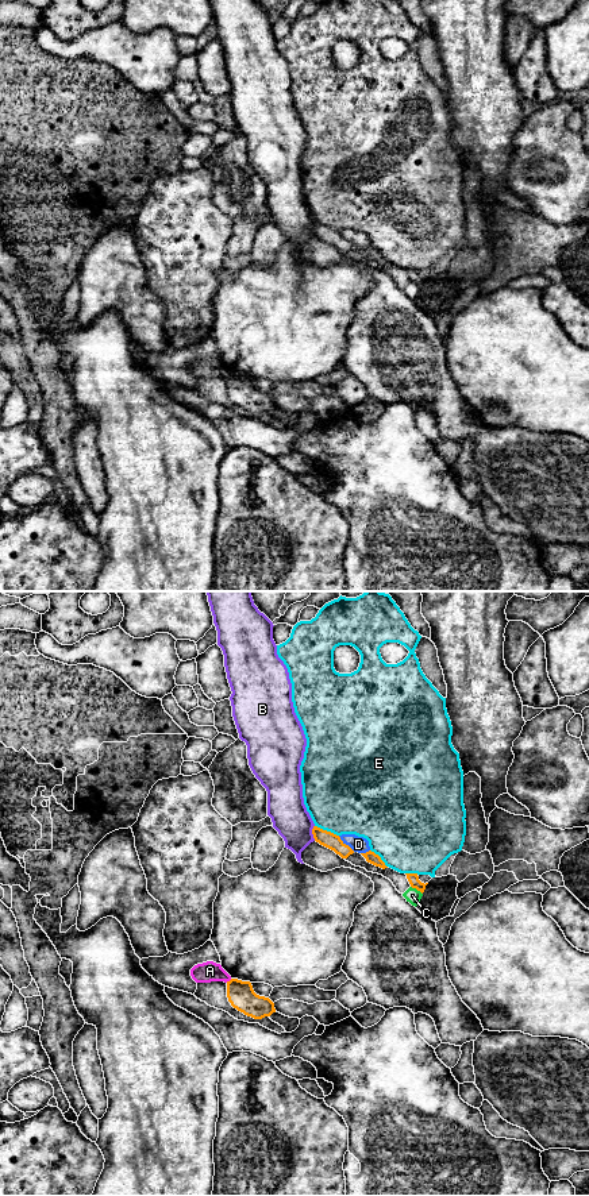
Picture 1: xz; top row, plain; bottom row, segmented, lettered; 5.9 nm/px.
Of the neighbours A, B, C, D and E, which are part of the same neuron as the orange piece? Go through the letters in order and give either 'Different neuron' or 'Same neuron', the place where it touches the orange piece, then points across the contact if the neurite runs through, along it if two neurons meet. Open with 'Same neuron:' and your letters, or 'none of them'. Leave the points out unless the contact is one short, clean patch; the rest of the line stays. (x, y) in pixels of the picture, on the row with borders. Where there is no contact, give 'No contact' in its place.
Same neuron: none of them
A: Different neuron. Touches orange at xz (230, 980). Boundary: xz (231, 979), (226, 982)
B: Different neuron. Touches orange at xz (312, 833)
C: Different neuron. Touches orange at xz (416, 888). Boundary: xz (411, 886), (422, 894)
D: Different neuron. Touches orange at xz (345, 844). Boundary: xz (338, 836), (354, 851)
E: Different neuron. Touches orange at xz (326, 830)

